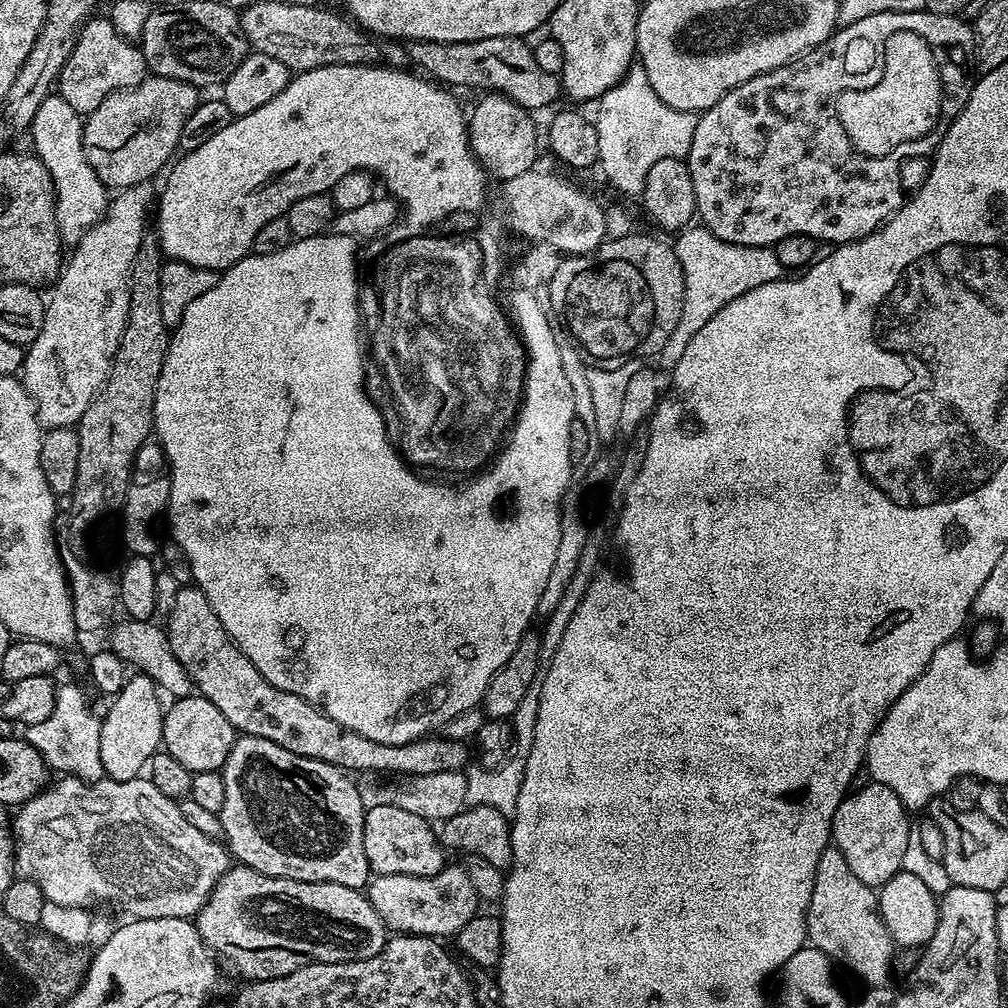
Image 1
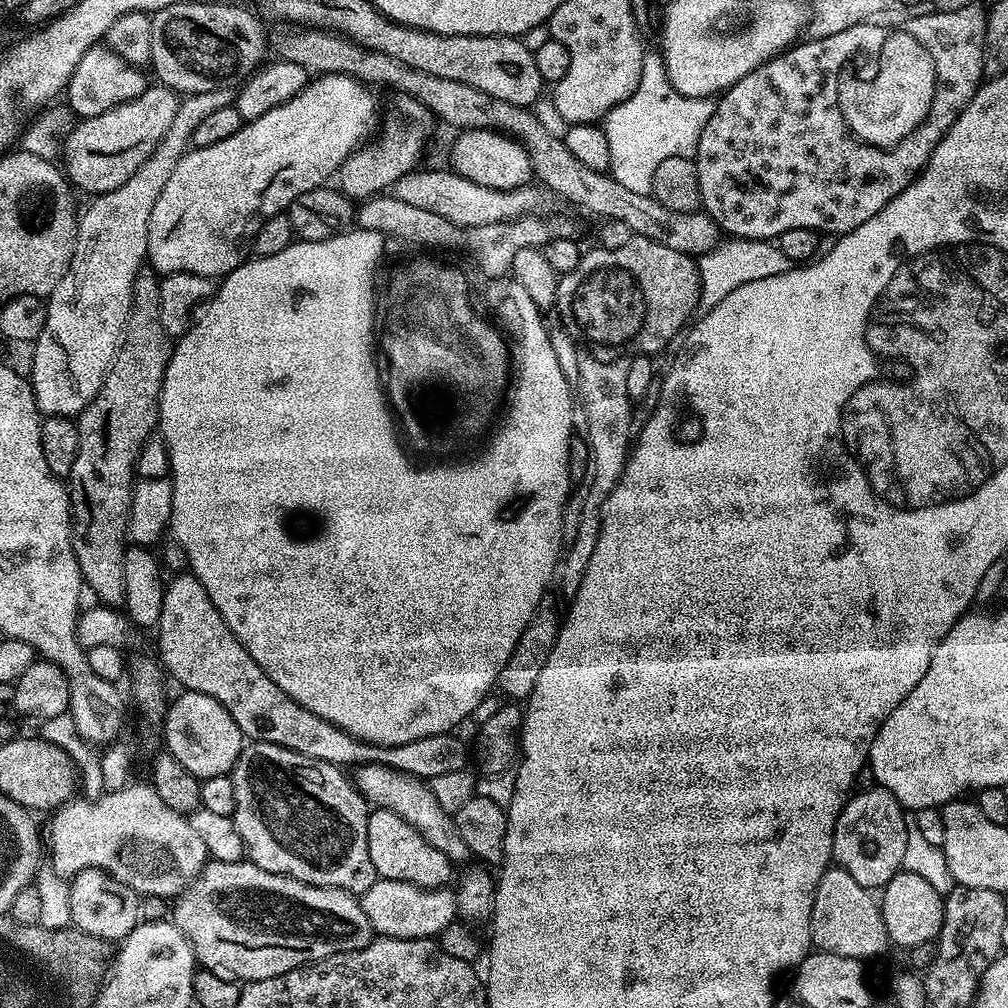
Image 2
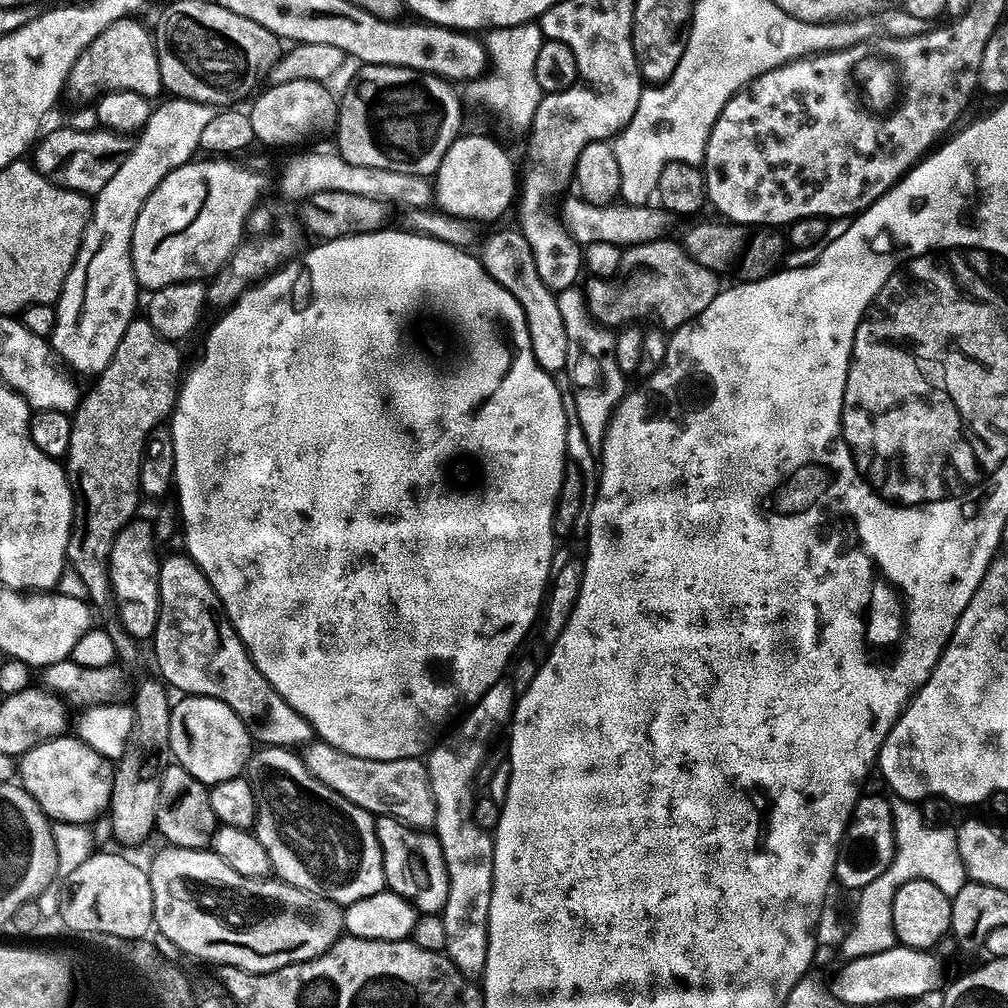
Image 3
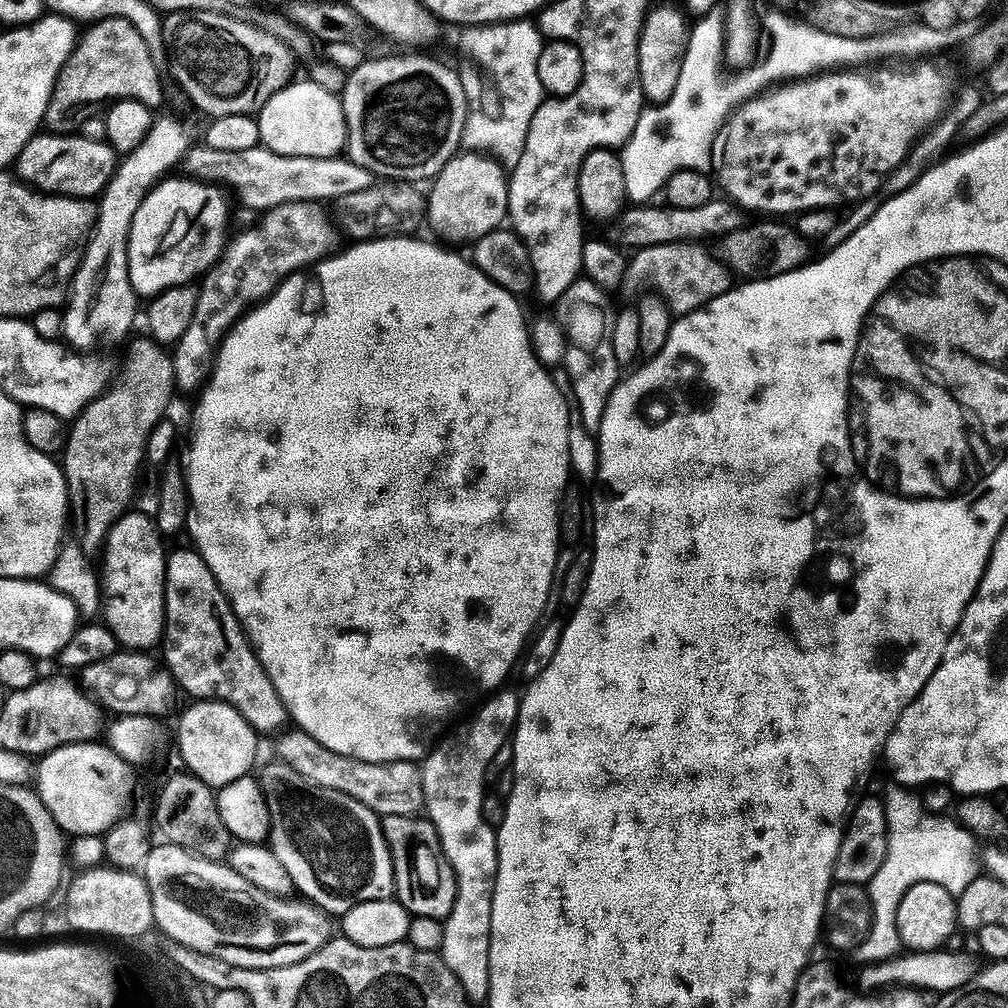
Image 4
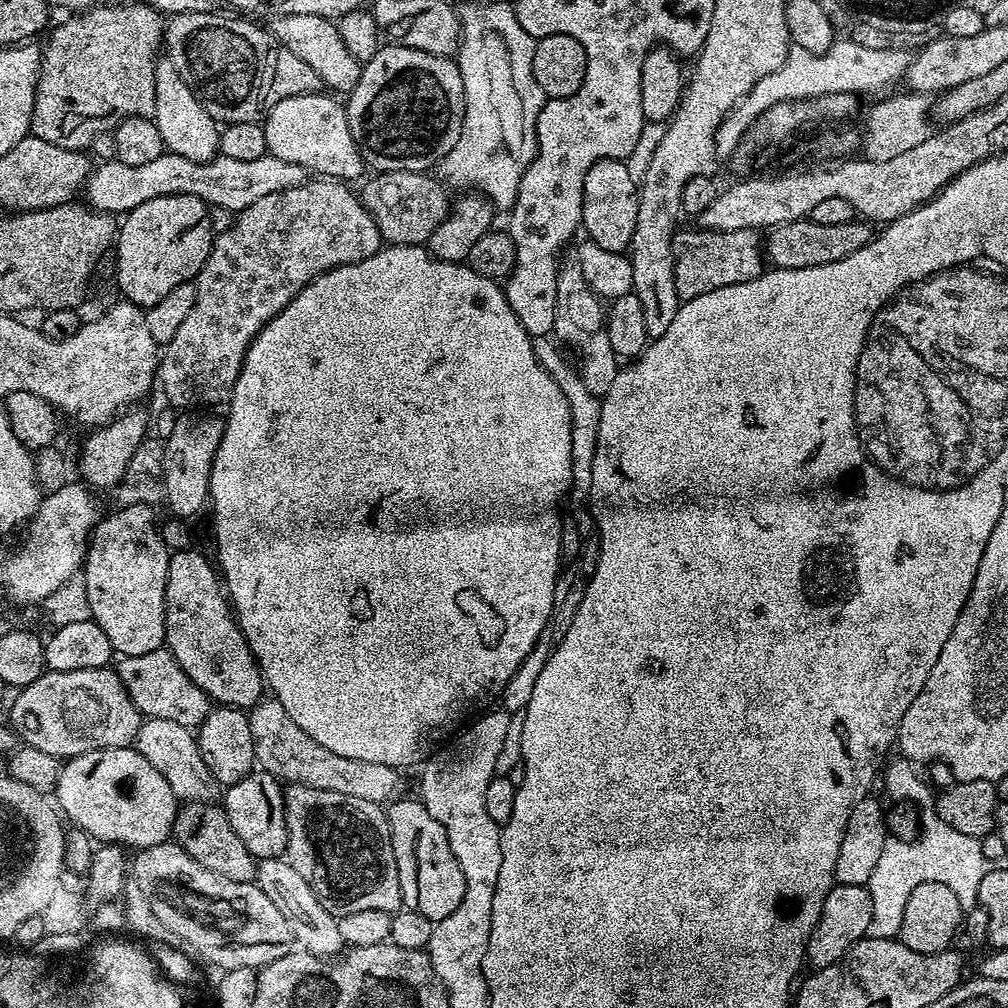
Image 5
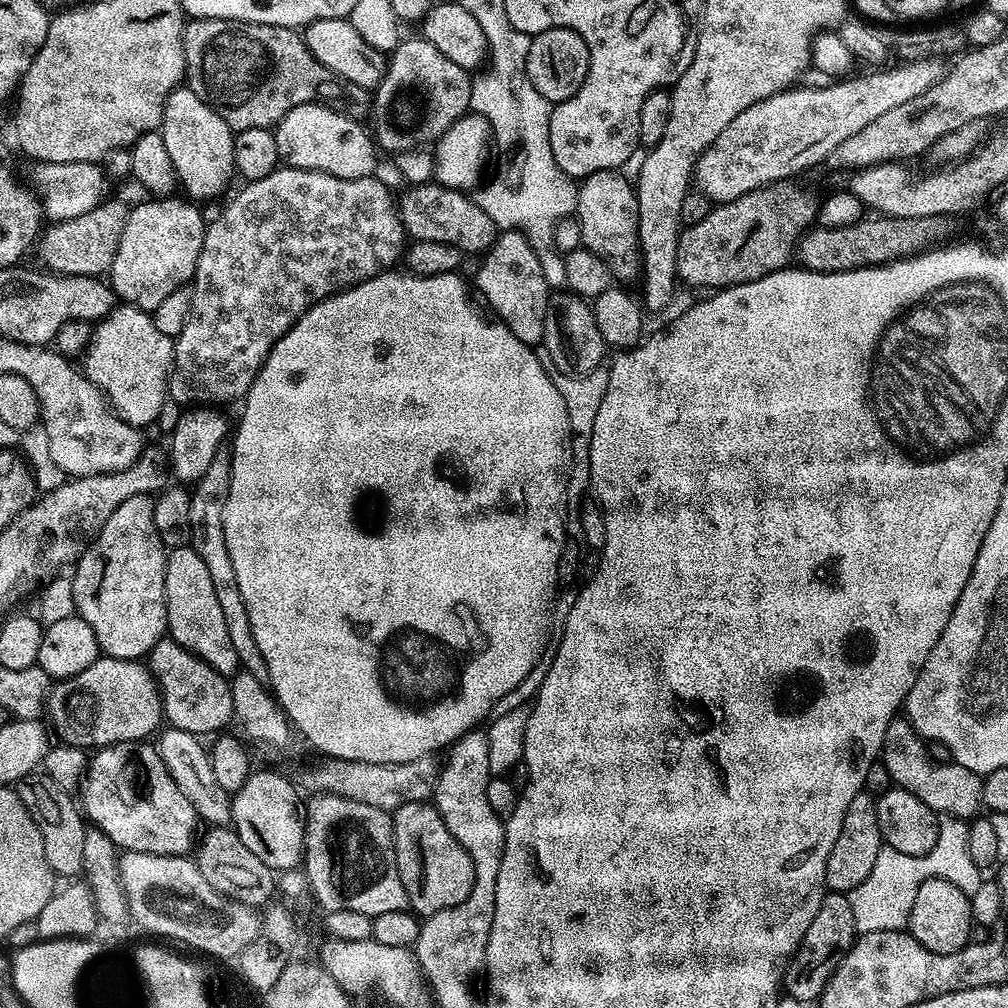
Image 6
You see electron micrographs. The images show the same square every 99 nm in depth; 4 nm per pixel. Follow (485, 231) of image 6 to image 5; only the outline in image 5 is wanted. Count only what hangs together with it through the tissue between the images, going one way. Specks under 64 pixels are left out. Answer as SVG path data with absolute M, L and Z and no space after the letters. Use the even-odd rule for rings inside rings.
M394 170L376 172L370 176L363 181L364 189L359 189L358 195L374 218L381 241L392 246L427 245L430 234L434 234L434 230L438 230L438 226L442 226L442 222L448 217L449 189L443 183L440 185L428 172Z

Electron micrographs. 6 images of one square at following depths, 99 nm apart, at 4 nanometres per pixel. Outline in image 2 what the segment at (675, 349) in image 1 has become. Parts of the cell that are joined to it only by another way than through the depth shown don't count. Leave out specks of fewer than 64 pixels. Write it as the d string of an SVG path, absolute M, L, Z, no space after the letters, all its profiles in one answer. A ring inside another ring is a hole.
M732 238L699 257L698 267L700 270L699 307L707 310L718 306L718 302L726 298L726 294L734 294L738 286L746 286L746 282L758 282L762 278L774 278L778 274L790 271L794 265L790 258L786 258L786 254L782 254L779 243L772 240Z

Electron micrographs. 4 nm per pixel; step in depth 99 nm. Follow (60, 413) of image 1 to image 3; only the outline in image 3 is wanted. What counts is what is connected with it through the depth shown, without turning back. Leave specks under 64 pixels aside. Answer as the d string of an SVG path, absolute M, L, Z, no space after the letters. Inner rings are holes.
M168 98L165 104L157 103L139 133L140 141L137 139L133 143L131 152L122 162L122 166L118 166L114 178L110 178L110 182L106 182L106 186L102 186L102 190L95 193L92 200L92 217L88 220L76 261L62 286L60 299L54 305L56 325L50 337L51 351L53 348L74 371L95 378L102 370L106 370L110 358L114 358L114 350L118 350L118 342L122 342L122 334L126 334L126 326L130 326L130 322L137 315L138 285L132 261L134 222L138 222L138 214L146 198L154 194L158 182L162 182L166 174L170 174L178 166L189 163L197 155L202 130L213 120L217 110L217 105L214 104L179 98Z

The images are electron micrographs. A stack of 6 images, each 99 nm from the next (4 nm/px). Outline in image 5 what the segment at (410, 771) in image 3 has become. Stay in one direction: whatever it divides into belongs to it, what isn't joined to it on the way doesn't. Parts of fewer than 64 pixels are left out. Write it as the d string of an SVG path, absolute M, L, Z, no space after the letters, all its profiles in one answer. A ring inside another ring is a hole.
M274 698L261 699L247 713L250 722L250 734L254 738L254 754L256 764L265 772L269 772L285 785L301 784L314 786L314 790L334 790L338 794L351 794L353 798L366 798L366 802L374 802L381 806L397 797L400 786L399 771L390 766L382 766L382 762L362 762L358 758L342 758L342 754L334 754L334 750L326 750Z

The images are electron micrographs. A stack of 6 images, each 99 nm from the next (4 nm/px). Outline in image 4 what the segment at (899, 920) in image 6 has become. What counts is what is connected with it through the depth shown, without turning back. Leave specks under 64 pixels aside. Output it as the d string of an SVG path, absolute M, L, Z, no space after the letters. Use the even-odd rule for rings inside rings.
M889 783L889 788L882 793L884 801L884 813L888 823L888 845L886 846L886 858L882 866L878 866L878 874L870 878L866 885L867 903L872 905L872 925L868 930L867 938L858 946L858 953L864 962L879 962L890 960L901 951L902 945L896 933L896 915L898 914L898 902L902 902L902 894L910 890L918 882L938 882L938 886L945 888L947 892L958 894L974 882L974 878L981 871L982 864L976 861L976 845L978 840L967 831L963 825L955 819L944 814L928 812L924 809L919 795L911 787Z

